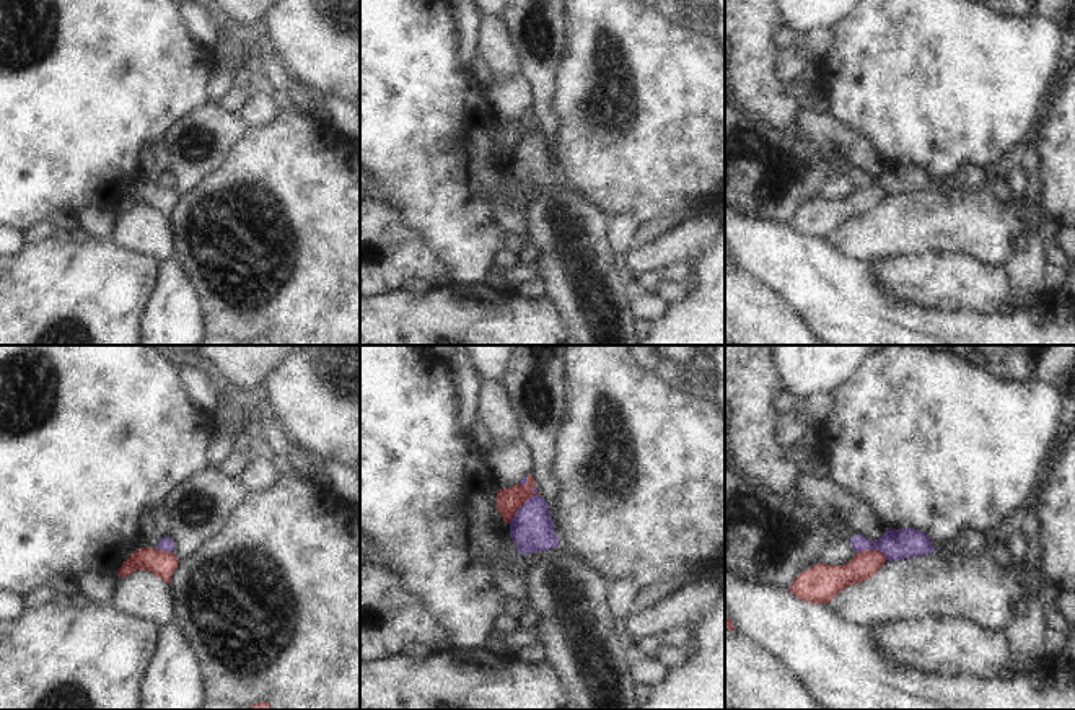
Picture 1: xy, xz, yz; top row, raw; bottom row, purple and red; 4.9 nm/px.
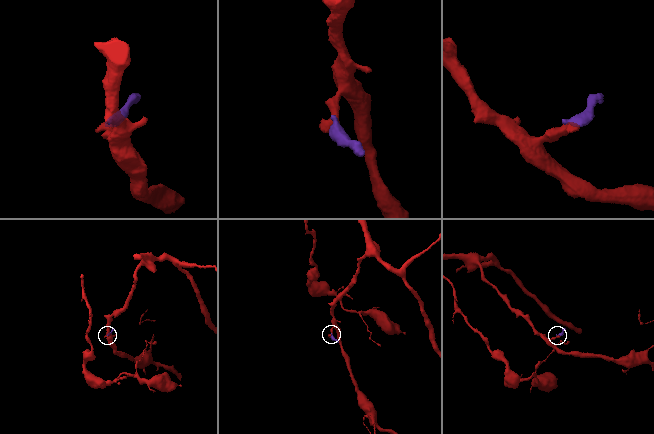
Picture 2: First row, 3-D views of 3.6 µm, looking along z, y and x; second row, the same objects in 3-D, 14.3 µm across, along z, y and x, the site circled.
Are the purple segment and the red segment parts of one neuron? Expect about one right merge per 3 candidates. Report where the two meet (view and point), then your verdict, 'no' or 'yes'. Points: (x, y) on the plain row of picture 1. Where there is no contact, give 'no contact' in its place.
contact xz (523, 139); no

